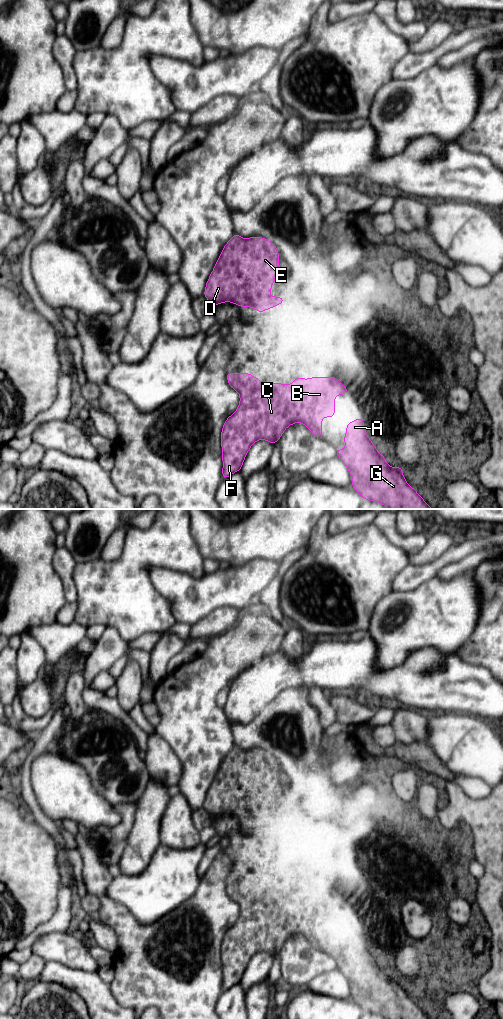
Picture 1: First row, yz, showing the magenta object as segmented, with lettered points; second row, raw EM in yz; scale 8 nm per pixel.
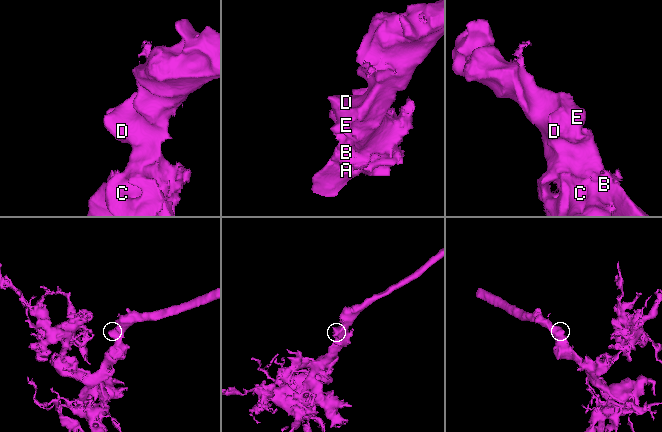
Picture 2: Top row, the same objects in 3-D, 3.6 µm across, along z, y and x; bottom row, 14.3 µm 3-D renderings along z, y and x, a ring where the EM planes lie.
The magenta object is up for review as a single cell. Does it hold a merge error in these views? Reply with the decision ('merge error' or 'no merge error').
no merge error

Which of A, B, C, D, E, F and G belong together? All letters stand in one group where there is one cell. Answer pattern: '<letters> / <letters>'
A B C D E F G

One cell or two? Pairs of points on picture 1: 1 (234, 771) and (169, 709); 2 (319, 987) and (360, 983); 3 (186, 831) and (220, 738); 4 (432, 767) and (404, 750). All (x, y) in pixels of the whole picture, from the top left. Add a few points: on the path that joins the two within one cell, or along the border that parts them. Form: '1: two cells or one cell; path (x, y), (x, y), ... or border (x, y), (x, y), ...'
1: two cells; border (235, 745), (223, 760), (213, 782)
2: two cells; border (336, 968), (343, 974), (351, 988)
3: two cells; border (180, 792), (193, 810)
4: one cell; path (425, 760), (419, 755), (411, 754)

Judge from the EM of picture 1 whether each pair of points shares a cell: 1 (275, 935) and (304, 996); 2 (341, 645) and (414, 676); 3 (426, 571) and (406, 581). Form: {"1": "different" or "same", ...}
{"1": "different", "2": "same", "3": "same"}

